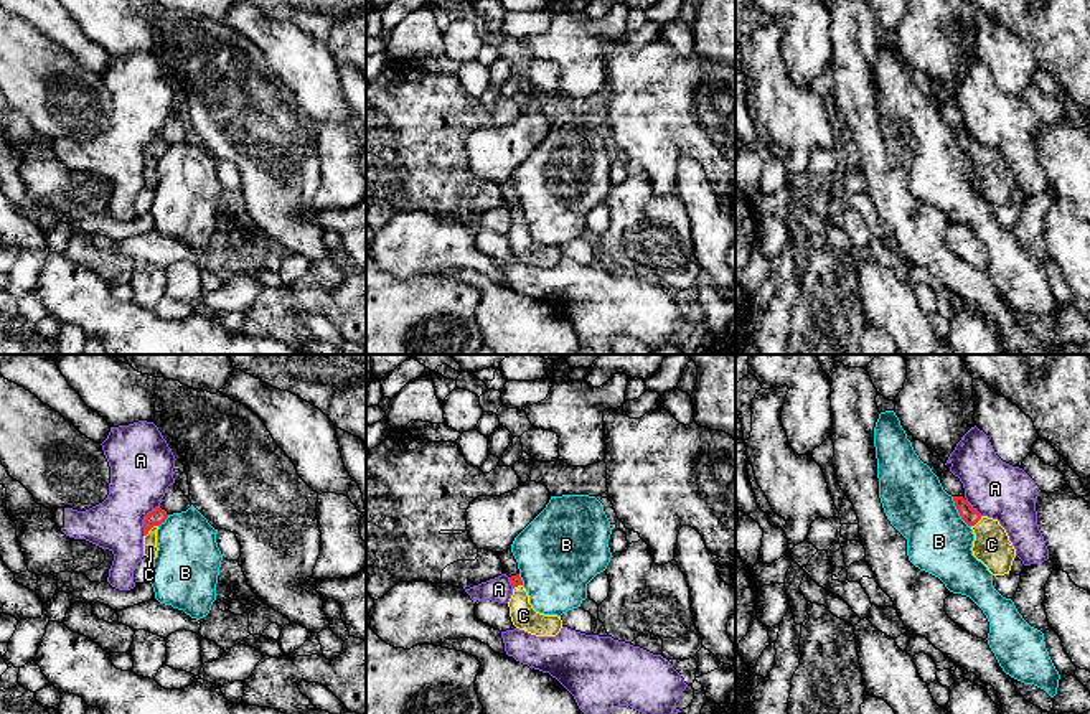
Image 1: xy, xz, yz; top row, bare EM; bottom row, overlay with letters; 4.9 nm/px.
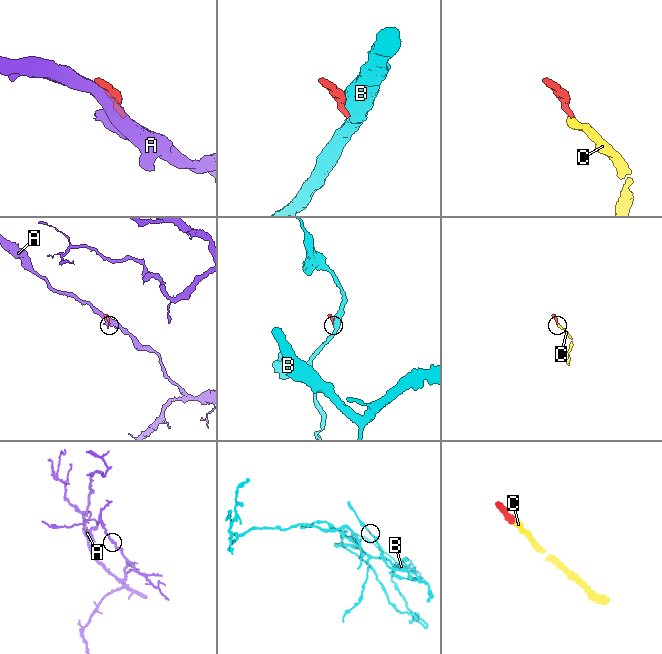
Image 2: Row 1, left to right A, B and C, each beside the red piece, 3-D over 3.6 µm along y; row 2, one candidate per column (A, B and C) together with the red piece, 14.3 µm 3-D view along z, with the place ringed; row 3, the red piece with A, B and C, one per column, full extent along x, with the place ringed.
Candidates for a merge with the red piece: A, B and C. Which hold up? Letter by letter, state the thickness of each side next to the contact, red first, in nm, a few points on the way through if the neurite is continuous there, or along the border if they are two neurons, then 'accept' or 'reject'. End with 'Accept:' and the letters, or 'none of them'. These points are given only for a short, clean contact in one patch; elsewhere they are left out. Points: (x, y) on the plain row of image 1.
A: 80/300 nm | reject
B: 80/320 nm | reject
C: 80/70 nm | across xy (157, 147), (150, 159), (150, 178) | accept
Accept: C

